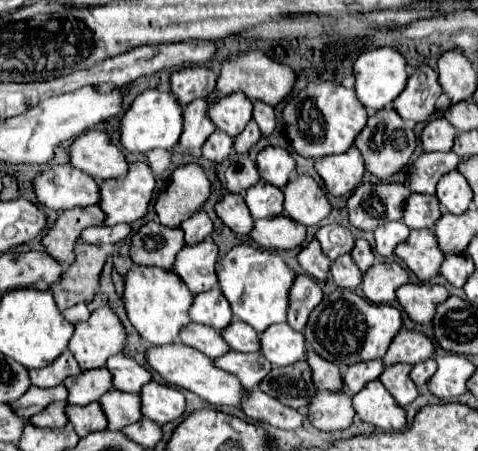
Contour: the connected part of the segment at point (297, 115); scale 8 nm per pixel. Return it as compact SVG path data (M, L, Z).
M313 82L305 90L291 92L289 100L285 102L283 122L287 126L287 138L297 154L321 158L347 152L357 134L365 128L367 112L357 100L355 90L343 88L335 82Z

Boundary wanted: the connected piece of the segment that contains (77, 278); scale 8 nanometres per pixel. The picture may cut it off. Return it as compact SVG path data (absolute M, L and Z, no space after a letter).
M79 242L77 260L67 268L63 278L53 284L51 292L61 310L67 310L79 302L91 302L97 288L101 270L107 262L107 252L95 244Z

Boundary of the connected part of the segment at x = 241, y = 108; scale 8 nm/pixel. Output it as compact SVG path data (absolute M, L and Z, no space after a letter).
M241 92L229 96L209 96L209 118L213 124L227 132L229 136L237 136L245 130L247 122L253 118L253 102Z

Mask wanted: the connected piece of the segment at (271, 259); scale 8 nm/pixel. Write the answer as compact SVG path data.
M249 244L233 246L227 256L217 266L219 286L229 300L233 314L251 324L259 334L265 332L271 324L287 320L289 308L289 290L295 282L295 272L287 266L287 262L269 250L255 248Z

